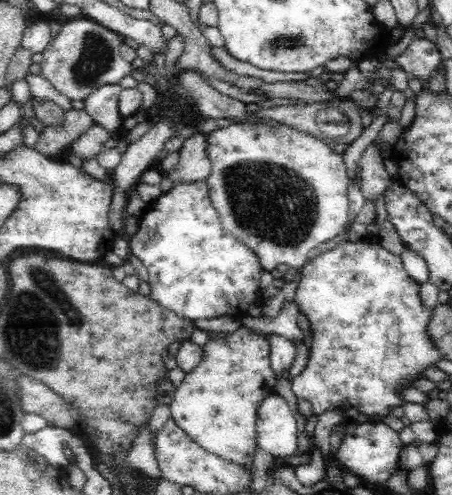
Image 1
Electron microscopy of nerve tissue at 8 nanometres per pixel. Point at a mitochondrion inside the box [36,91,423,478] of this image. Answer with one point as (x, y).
(270, 202)

